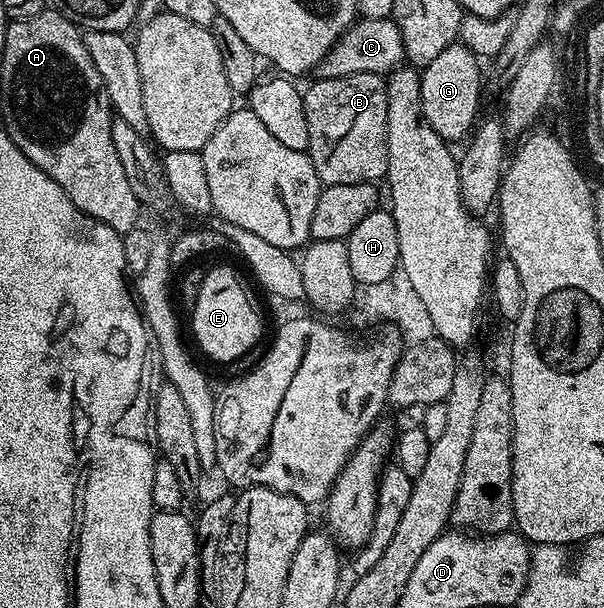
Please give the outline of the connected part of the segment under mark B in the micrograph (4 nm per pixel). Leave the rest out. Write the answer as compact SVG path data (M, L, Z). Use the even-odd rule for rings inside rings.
M350 73L350 77L334 77L333 79L316 79L303 92L306 109L306 129L310 129L310 141L306 154L312 159L314 169L318 173L321 184L350 185L351 183L376 183L383 180L388 173L388 146L386 145L386 79L374 73Z

